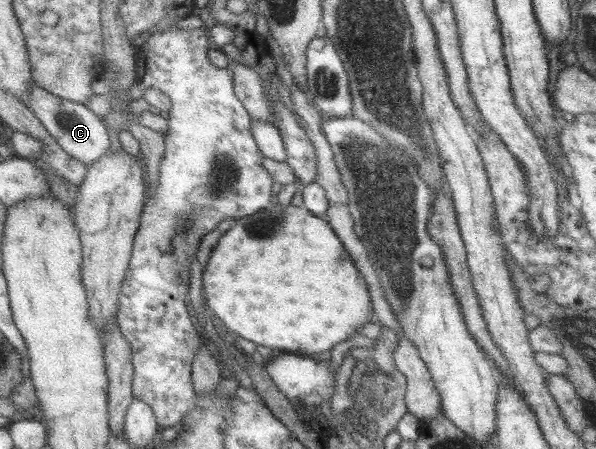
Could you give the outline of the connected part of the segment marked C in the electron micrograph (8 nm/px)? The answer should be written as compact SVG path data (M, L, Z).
M35 82L32 83L32 92L27 97L27 107L36 113L36 116L44 123L44 127L59 141L60 147L72 154L72 157L83 161L86 165L94 165L105 155L109 155L110 135L108 135L108 126L104 124L104 119L88 105L81 105L62 99L57 95L48 92L39 87Z

